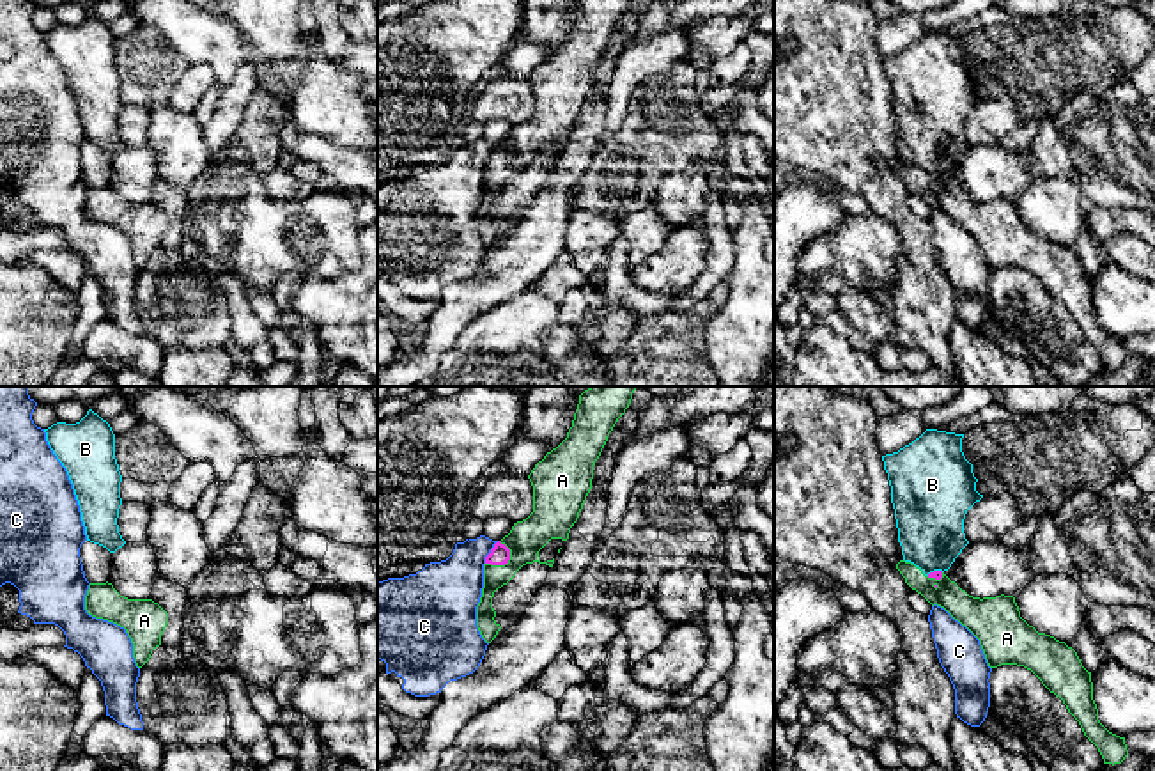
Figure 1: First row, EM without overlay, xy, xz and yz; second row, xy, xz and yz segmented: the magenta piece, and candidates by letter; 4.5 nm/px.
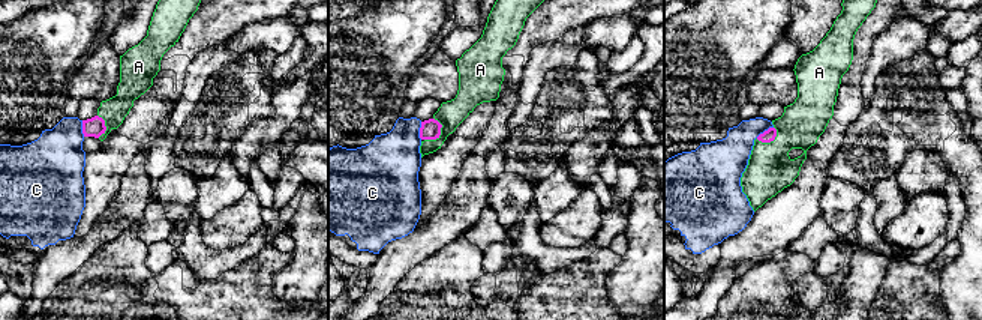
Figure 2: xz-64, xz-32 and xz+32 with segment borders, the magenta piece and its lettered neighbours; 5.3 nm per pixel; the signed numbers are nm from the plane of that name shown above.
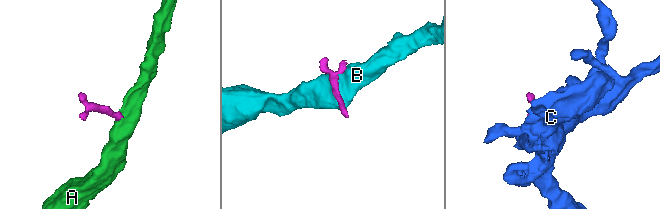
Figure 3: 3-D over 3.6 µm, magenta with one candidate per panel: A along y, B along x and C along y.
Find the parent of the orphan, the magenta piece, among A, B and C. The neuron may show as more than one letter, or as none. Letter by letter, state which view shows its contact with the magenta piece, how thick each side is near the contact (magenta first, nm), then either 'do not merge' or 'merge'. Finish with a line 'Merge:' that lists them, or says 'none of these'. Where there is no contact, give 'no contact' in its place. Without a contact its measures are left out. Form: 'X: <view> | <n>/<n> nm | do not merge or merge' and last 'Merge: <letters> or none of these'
A: xz | 90/160 nm | merge
B: yz | 50/300 nm | do not merge
C: xz | 90/280 nm | do not merge
Merge: A

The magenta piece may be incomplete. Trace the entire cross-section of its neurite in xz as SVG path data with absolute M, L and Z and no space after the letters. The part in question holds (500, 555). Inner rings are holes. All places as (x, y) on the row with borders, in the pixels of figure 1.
M590 386L579 395L567 438L528 475L533 486L533 512L514 523L494 544L484 564L484 588L477 606L477 627L491 643L501 626L494 620L492 597L526 564L553 567L539 551L551 541L567 541L592 489L593 466L609 432L631 404L634 386Z

